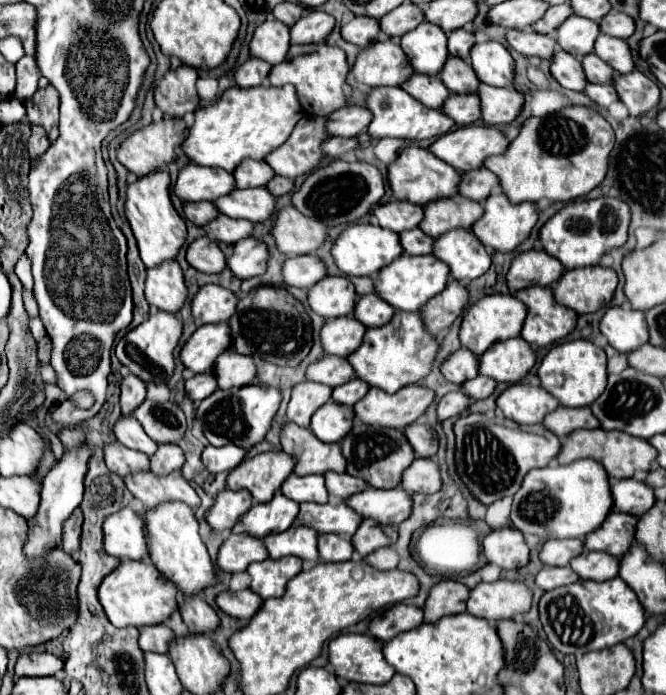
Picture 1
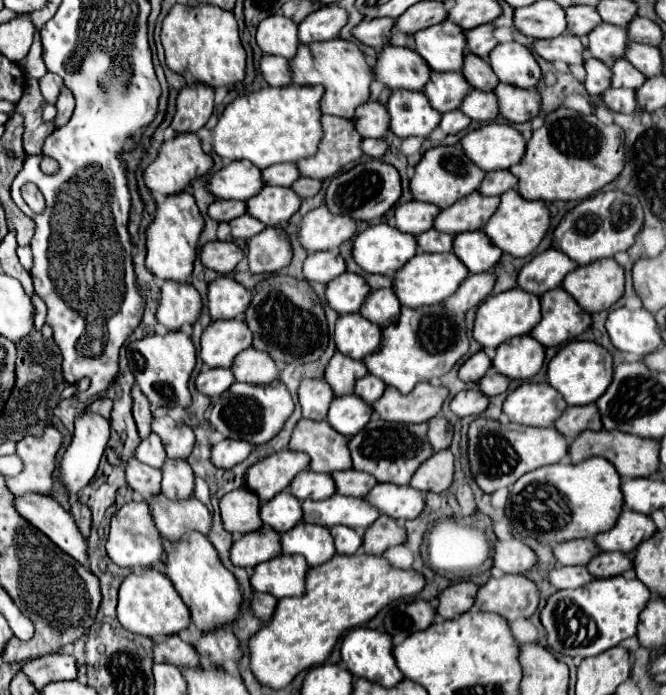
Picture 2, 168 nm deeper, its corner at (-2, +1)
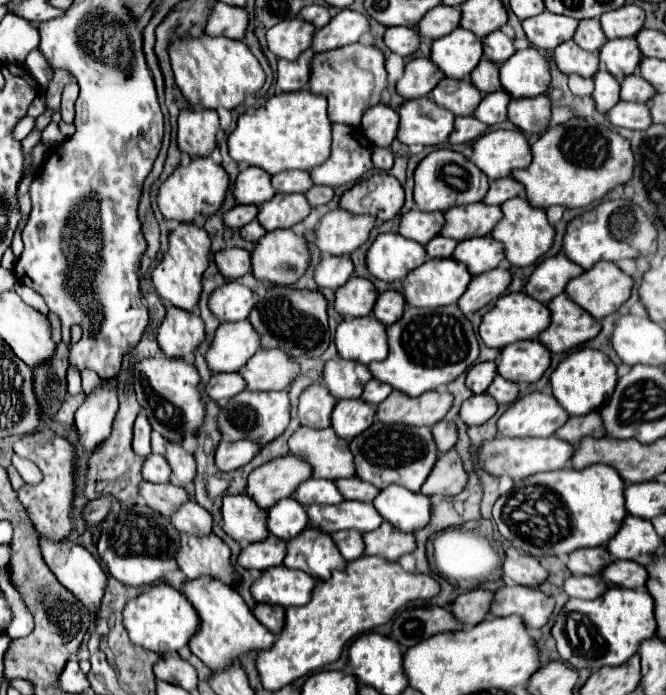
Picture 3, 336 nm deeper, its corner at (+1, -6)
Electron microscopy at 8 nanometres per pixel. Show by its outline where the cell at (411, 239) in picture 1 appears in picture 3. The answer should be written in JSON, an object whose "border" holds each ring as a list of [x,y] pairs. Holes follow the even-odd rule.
{"border":[[[435,236],[427,242],[425,250],[427,250],[427,256],[429,258],[447,258],[453,254],[453,248],[457,246],[455,240],[451,238],[443,238],[443,236]]]}

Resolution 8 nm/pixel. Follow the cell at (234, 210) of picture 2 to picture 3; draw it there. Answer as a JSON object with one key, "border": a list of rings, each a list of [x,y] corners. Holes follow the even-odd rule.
{"border":[[[237,204],[223,214],[223,224],[233,226],[233,228],[241,228],[241,226],[249,224],[251,220],[255,220],[255,216],[257,216],[257,206],[239,206]]]}

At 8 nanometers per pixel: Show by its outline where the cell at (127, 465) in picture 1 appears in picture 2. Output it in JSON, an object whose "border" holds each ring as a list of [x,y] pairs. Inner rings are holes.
{"border":[[[132,457],[132,461],[128,461],[128,465],[126,465],[128,485],[136,493],[140,493],[144,499],[150,499],[160,493],[160,479],[162,479],[160,469],[148,467],[148,465],[140,463],[136,457]]]}

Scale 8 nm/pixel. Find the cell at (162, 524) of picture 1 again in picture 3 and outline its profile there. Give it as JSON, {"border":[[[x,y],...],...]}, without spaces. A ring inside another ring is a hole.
{"border":[[[199,576],[195,580],[185,580],[181,586],[183,596],[193,604],[199,616],[199,628],[189,642],[189,648],[195,656],[199,656],[213,672],[223,670],[233,664],[243,652],[249,650],[265,650],[273,646],[275,634],[271,634],[265,626],[255,620],[253,612],[245,604],[245,600],[227,584],[211,576]]]}

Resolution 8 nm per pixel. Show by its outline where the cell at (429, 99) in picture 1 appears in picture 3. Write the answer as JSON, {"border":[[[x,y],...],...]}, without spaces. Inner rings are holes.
{"border":[[[443,78],[431,92],[431,98],[437,106],[453,112],[455,116],[469,116],[481,102],[481,92],[469,84],[469,80]]]}

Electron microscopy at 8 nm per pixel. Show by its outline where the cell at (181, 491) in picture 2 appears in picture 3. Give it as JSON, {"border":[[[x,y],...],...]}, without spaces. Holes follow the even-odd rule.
{"border":[[[187,500],[185,504],[181,504],[173,514],[171,514],[171,524],[179,530],[179,532],[193,532],[193,534],[209,534],[213,518],[211,514],[201,508],[195,500]]]}

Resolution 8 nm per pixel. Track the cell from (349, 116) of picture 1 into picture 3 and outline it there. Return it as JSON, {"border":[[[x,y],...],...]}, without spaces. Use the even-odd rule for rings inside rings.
{"border":[[[377,104],[369,108],[361,120],[361,130],[369,140],[369,144],[373,146],[391,146],[397,134],[397,128],[399,128],[397,110],[385,104]]]}

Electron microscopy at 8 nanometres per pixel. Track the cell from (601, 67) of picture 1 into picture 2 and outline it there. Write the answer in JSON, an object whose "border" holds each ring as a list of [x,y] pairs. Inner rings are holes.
{"border":[[[618,59],[614,65],[612,65],[612,87],[628,87],[628,89],[638,89],[646,77],[630,65],[630,61],[626,59]]]}

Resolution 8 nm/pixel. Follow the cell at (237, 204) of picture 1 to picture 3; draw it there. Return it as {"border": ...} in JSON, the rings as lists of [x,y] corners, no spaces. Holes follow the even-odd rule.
{"border":[[[275,194],[259,206],[257,220],[265,230],[291,228],[311,212],[305,194]]]}

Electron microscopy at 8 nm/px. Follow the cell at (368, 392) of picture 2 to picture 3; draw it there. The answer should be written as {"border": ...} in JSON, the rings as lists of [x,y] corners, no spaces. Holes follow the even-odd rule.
{"border":[[[369,380],[367,384],[365,384],[365,388],[363,388],[363,400],[365,402],[369,402],[369,404],[379,404],[379,402],[383,402],[389,394],[391,394],[391,386],[389,384],[383,384],[383,382],[379,382],[379,380]]]}

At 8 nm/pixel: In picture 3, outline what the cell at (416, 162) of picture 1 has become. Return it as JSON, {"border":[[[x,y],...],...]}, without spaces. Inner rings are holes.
{"border":[[[443,148],[427,154],[421,164],[415,170],[415,204],[423,212],[445,212],[453,208],[455,204],[473,204],[481,202],[485,192],[487,192],[487,176],[463,154]],[[457,192],[459,192],[459,202],[457,202]]]}

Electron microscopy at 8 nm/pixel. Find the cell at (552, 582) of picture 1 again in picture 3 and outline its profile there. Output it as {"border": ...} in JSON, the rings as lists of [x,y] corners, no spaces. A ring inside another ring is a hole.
{"border":[[[569,576],[563,582],[563,590],[571,598],[593,598],[605,592],[605,582],[599,576]]]}

